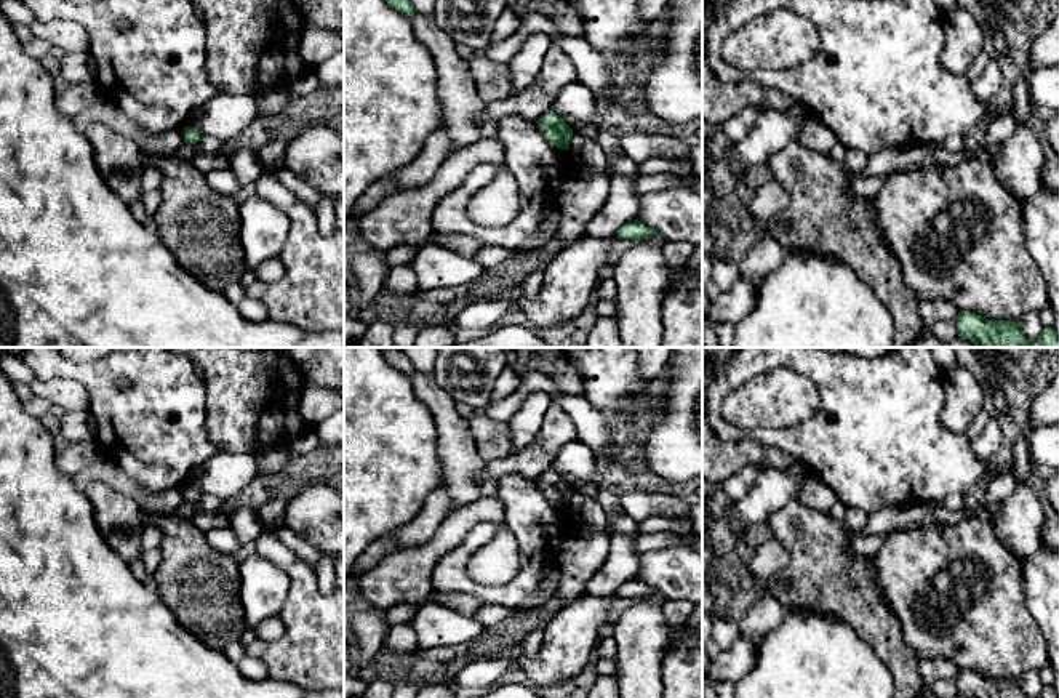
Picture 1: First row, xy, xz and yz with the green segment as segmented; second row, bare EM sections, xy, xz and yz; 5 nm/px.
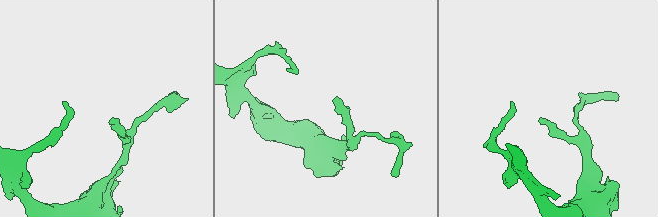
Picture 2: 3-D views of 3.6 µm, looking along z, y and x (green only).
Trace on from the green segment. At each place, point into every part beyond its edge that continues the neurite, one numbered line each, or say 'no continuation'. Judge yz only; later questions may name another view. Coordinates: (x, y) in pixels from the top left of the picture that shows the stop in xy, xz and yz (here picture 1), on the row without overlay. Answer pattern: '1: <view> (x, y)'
no continuation

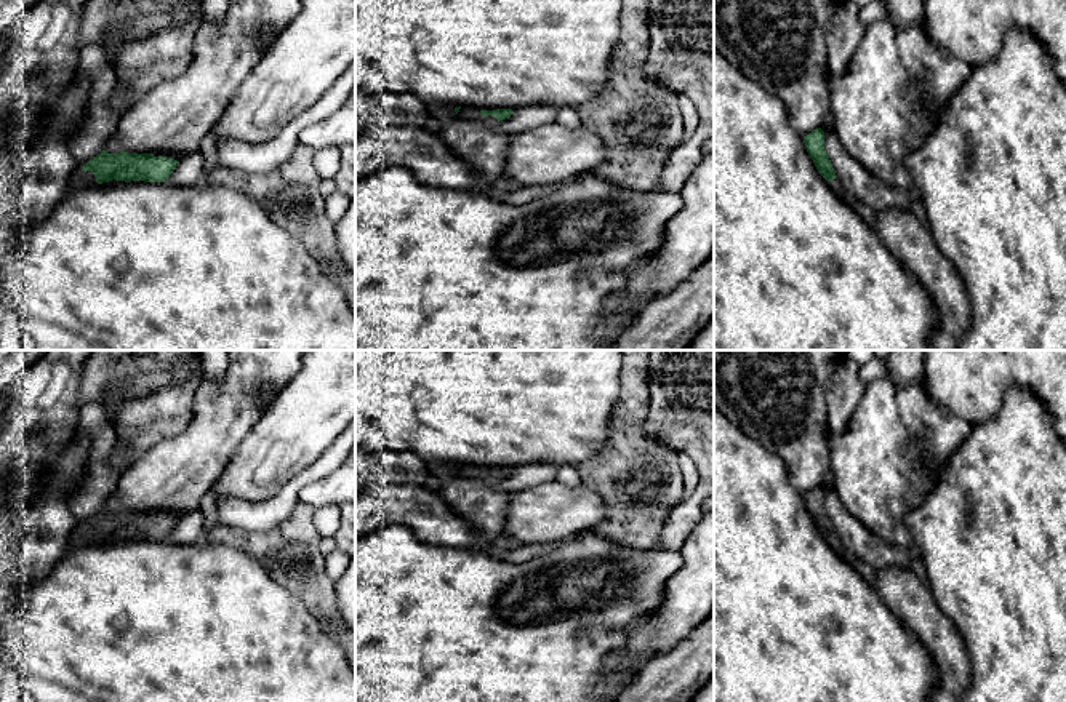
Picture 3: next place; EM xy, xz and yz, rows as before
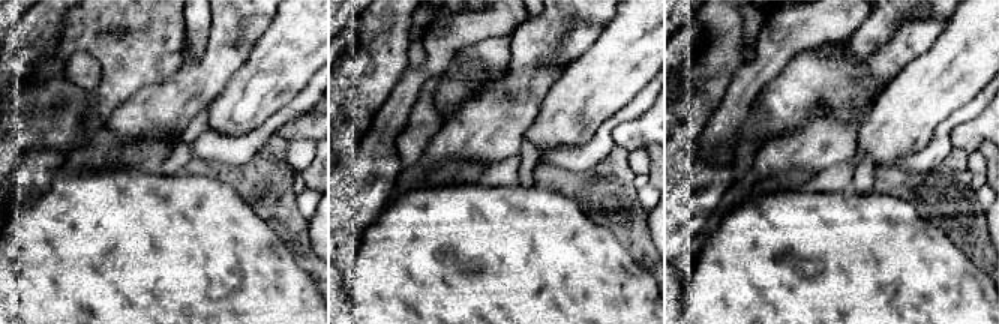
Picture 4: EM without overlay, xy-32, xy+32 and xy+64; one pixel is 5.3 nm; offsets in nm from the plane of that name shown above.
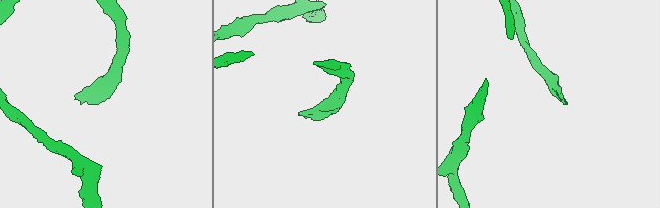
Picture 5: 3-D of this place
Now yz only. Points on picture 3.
1: yz (836, 544)

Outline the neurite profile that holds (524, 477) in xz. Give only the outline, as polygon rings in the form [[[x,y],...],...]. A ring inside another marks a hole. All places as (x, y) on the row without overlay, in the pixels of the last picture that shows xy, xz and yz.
[[[527,464],[493,485],[495,489],[517,493],[539,483],[554,480],[557,467],[554,464]]]

